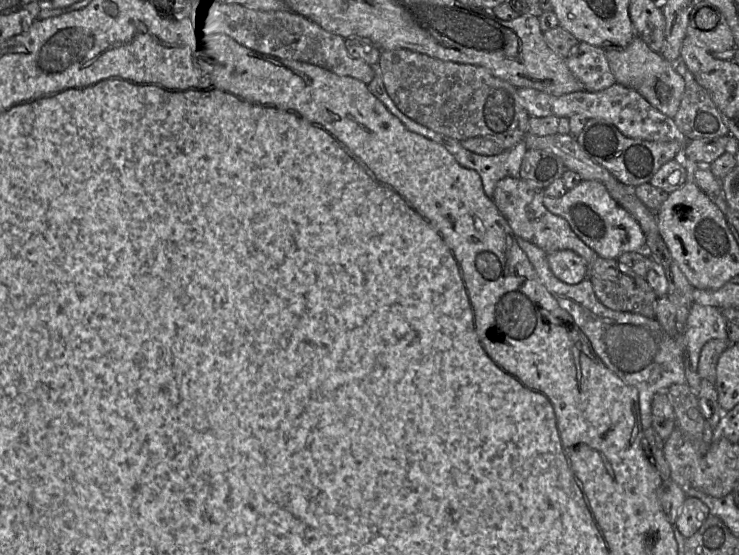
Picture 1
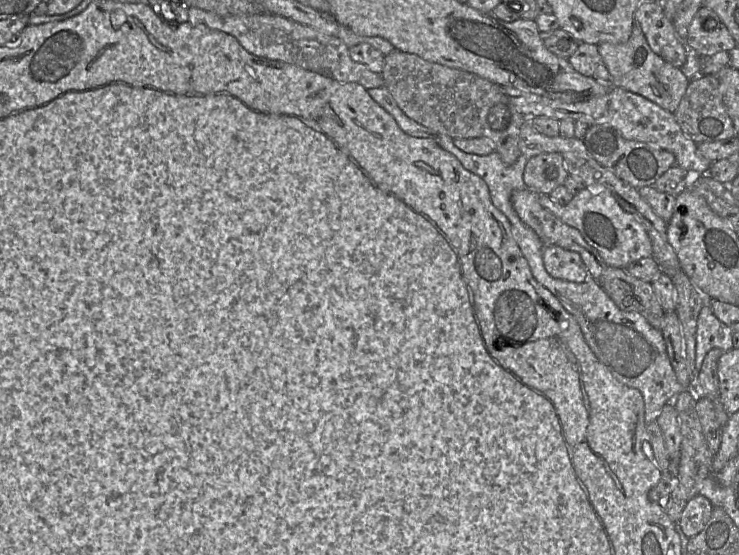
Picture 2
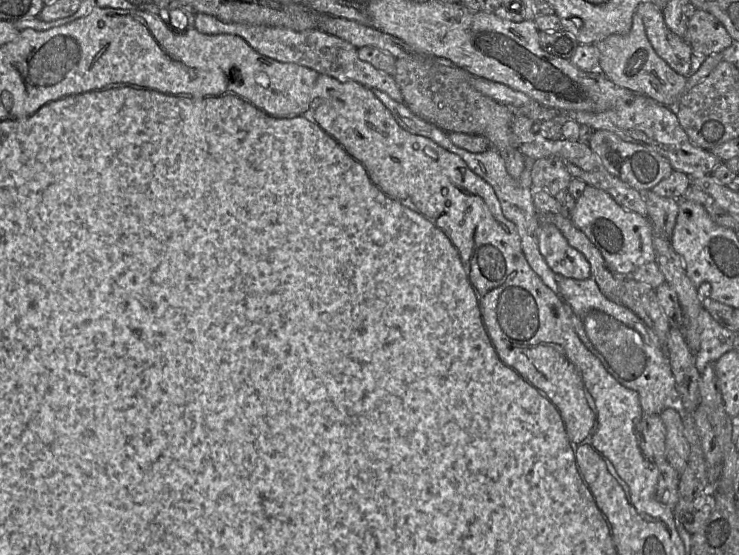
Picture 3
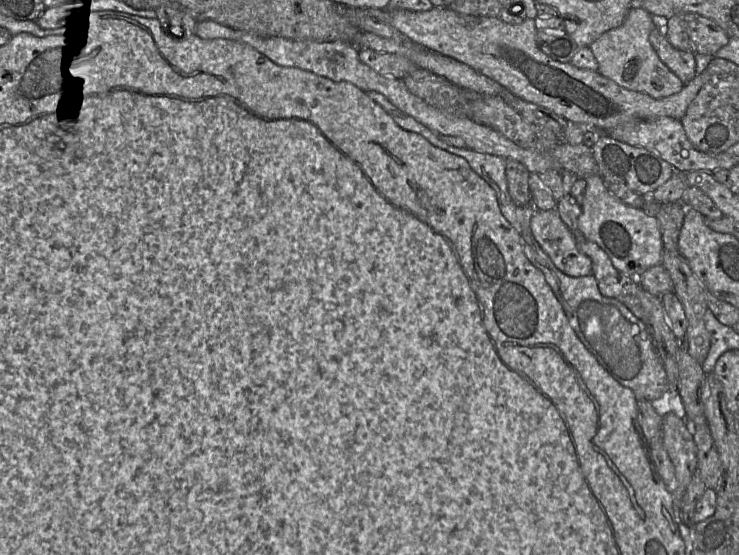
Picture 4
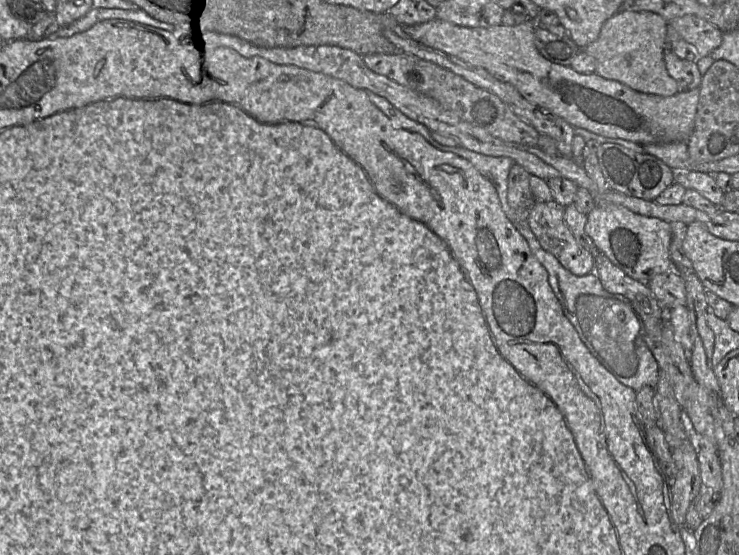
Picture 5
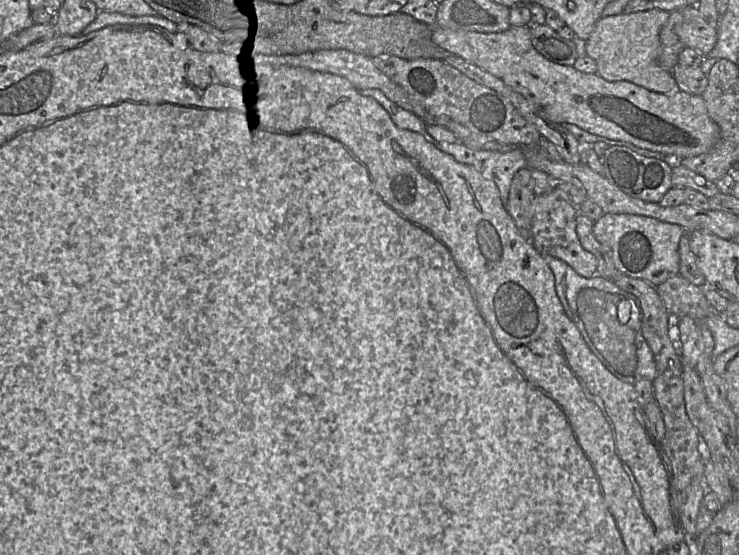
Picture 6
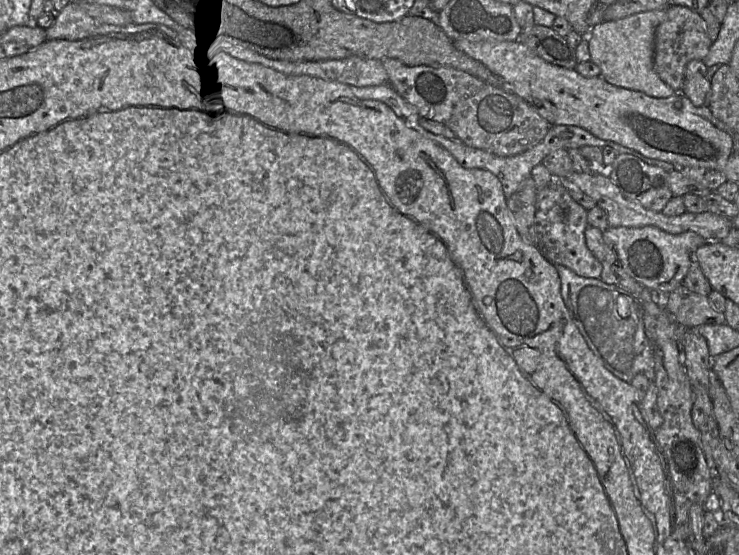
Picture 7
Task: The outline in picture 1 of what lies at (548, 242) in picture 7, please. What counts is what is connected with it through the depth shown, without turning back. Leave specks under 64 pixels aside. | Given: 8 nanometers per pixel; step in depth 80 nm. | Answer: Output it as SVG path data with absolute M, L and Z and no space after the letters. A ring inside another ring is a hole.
M560 250L547 255L552 273L567 284L577 284L588 279L588 264L572 250Z

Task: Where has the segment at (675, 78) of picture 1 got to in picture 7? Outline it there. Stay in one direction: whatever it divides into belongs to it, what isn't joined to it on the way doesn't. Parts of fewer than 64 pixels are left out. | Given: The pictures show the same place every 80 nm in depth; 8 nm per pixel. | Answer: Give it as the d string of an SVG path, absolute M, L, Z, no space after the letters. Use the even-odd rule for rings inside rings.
M667 9L651 10L618 20L603 21L591 28L588 36L590 60L600 68L600 75L613 85L640 91L651 97L668 98L674 95L676 93L674 89L666 84L656 73L653 62L656 29L666 19L666 16Z

